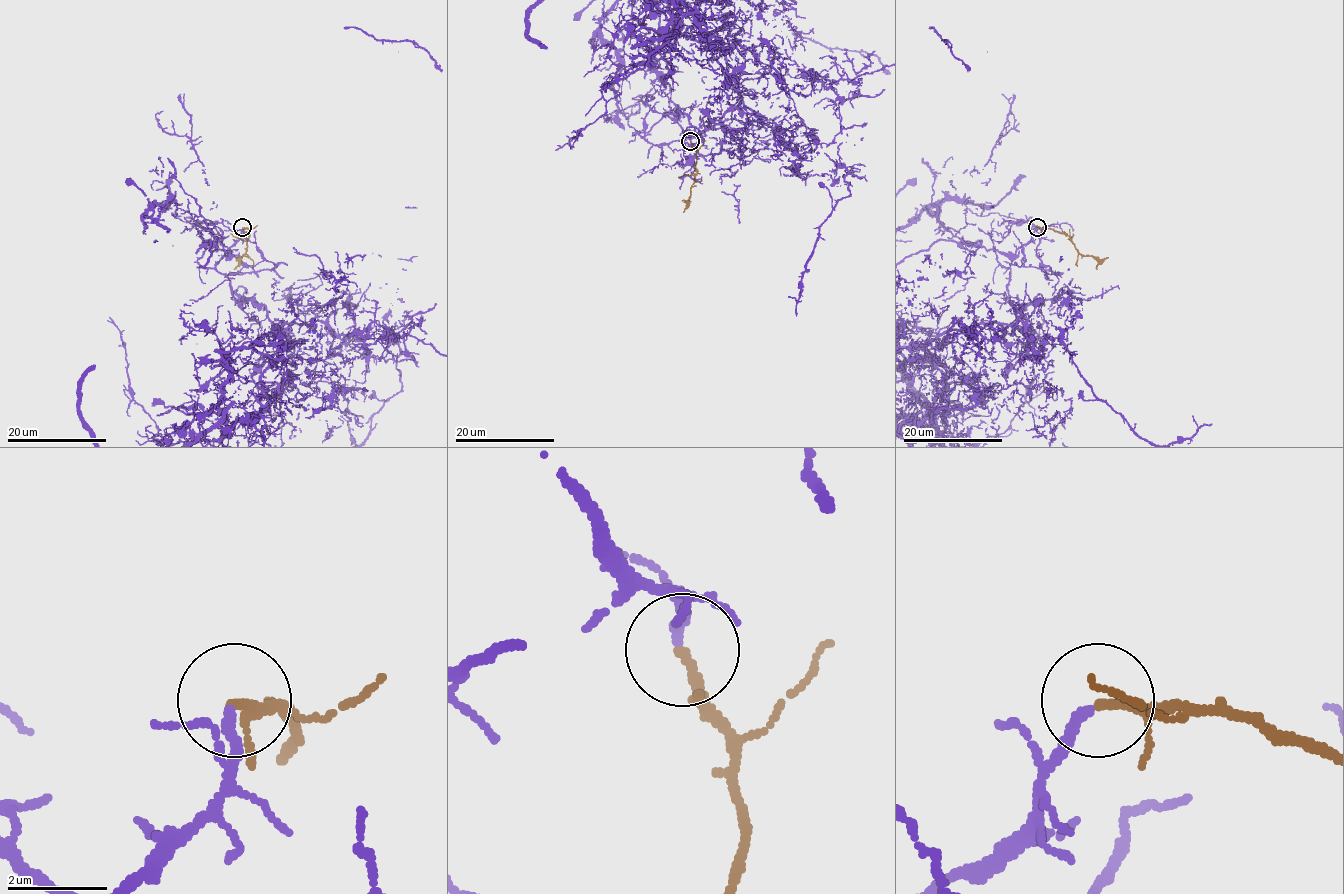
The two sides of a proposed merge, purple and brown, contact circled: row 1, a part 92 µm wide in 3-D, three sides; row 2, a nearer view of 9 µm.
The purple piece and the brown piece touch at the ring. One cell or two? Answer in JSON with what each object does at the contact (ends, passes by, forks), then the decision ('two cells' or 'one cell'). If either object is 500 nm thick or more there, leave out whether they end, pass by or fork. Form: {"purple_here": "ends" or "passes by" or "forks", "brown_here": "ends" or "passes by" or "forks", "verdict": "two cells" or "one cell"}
{"purple_here": "ends", "brown_here": "ends", "verdict": "one cell"}

